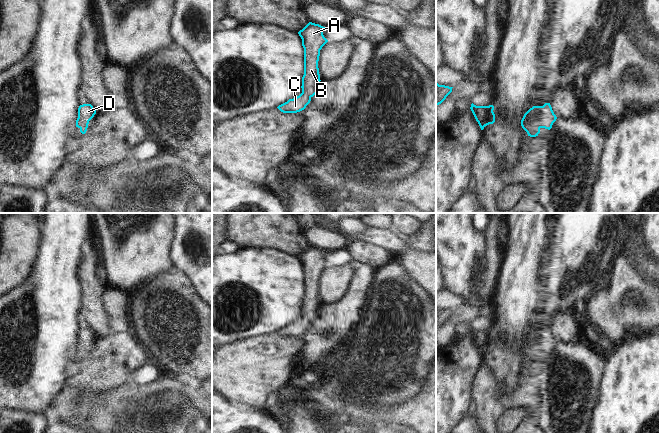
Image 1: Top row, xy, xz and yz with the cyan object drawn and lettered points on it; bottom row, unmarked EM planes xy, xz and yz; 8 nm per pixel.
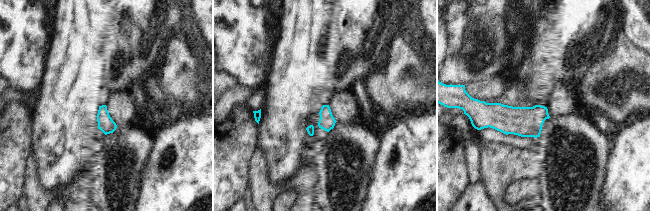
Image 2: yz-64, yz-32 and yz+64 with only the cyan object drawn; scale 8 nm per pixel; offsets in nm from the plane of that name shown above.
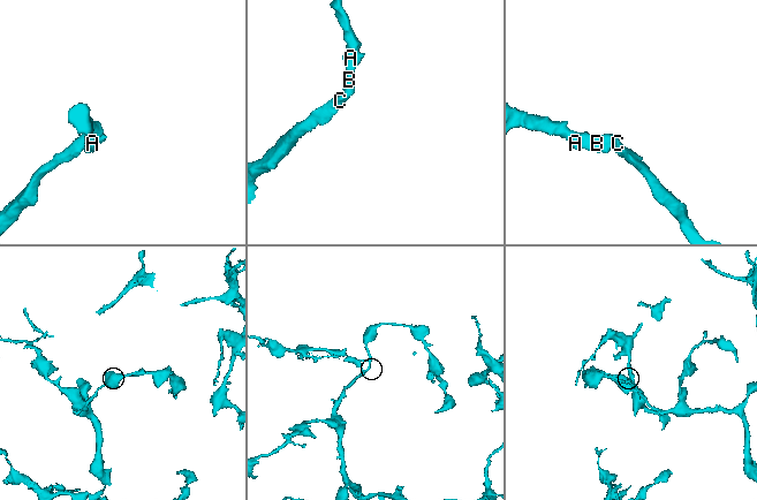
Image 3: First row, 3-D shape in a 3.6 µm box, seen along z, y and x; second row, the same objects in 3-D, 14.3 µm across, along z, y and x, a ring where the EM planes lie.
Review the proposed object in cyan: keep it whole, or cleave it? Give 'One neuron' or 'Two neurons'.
One neuron.

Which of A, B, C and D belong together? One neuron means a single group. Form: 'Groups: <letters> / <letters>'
Groups: A B C D.

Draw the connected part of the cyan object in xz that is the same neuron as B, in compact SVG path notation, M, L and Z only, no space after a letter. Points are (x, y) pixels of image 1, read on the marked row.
M309 22L298 32L304 48L304 75L302 77L302 93L277 108L283 113L297 113L306 108L311 98L317 93L320 84L318 61L320 50L328 42L323 31L326 27Z

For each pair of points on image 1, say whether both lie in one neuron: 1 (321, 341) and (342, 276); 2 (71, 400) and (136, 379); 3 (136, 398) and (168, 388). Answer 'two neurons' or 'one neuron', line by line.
1: two neurons
2: two neurons
3: two neurons

